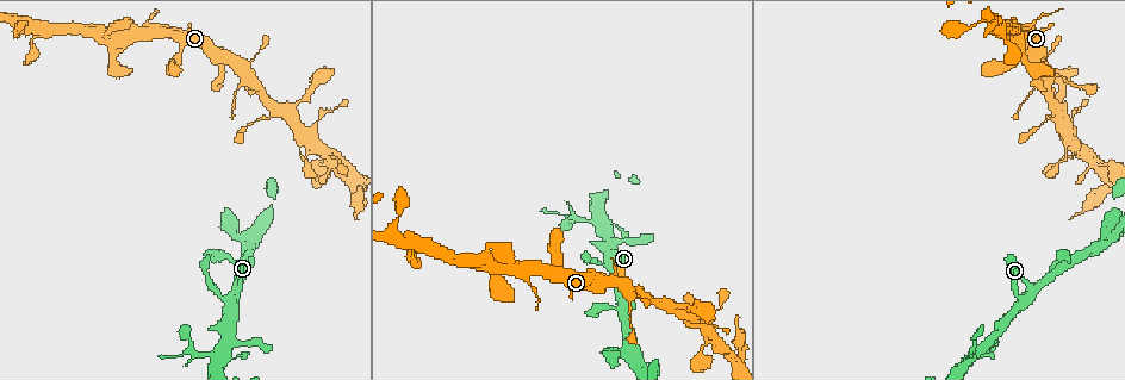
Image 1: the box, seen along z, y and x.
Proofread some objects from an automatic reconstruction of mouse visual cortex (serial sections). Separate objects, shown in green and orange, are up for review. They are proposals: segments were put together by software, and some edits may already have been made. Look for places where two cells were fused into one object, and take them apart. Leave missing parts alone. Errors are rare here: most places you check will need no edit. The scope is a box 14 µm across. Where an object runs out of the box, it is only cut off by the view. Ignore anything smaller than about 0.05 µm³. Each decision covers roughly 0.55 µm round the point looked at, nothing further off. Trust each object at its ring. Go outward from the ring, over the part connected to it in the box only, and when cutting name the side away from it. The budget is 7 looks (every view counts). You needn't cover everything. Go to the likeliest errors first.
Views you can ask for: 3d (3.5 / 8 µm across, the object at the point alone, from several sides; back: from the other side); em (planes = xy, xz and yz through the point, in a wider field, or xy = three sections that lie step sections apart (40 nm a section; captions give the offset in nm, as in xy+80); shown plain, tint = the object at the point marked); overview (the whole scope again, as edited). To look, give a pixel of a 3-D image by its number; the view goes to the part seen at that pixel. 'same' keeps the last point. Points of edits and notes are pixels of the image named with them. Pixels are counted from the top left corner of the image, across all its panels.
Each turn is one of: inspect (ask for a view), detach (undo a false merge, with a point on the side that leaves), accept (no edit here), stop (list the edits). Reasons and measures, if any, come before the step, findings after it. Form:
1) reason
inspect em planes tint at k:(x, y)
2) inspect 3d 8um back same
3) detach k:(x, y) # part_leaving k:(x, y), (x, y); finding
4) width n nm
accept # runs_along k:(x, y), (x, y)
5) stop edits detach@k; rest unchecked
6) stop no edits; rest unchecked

three arms meet
inspect 3d 3.5um at 1:(603, 266)

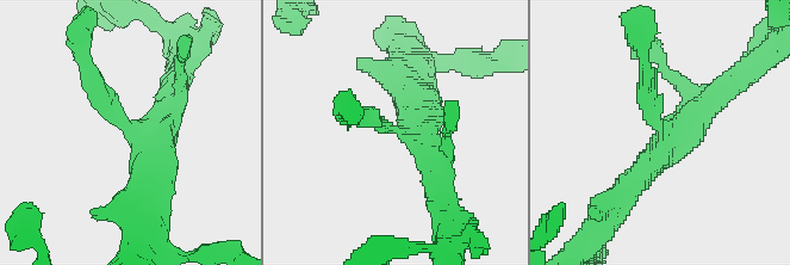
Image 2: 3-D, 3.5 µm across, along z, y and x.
shape alone is not enough
inspect em xy step 2 tint at 2:(127, 125)

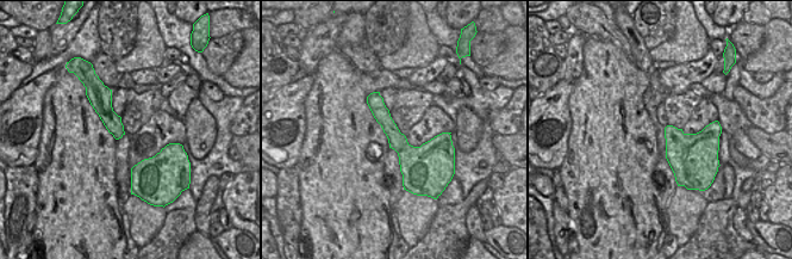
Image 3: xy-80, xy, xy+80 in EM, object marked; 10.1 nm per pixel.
cut it another way
inspect em xy step 5 tint same

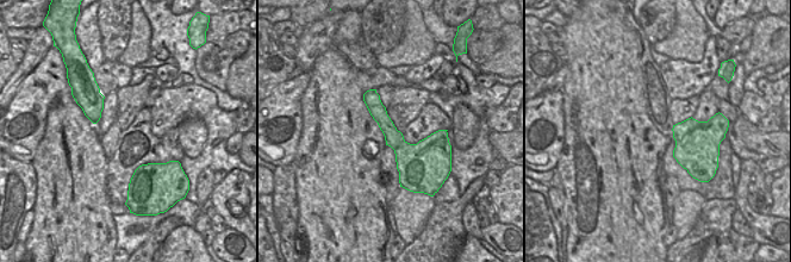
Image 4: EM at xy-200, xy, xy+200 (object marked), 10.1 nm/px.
arm_widths 250, 400, 400 nm
accept # runs_along 2:(166, 115), (155, 148), (132, 134), (85, 60); continuous, no second cell

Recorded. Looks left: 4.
abrupt turn
inspect 3d 3.5um at 1:(573, 218)

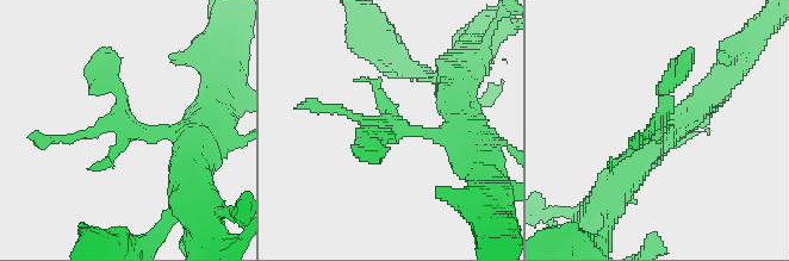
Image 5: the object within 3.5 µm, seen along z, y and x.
shape alone is not enough
inspect em planes tint at 5:(395, 128)

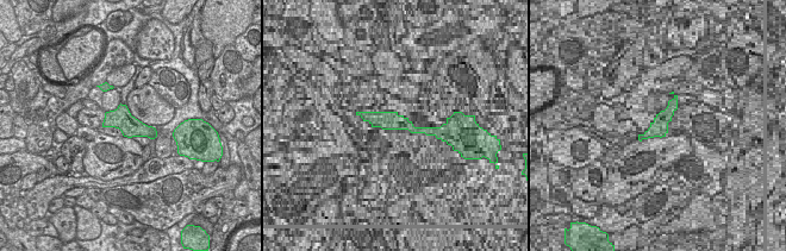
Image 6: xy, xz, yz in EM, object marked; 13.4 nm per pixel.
accept # runs_along 5:(200, 124), (128, 131), (105, 62); continuous, no second cell

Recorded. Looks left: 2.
arms part here
inspect 3d 3.5um at 1:(532, 269)

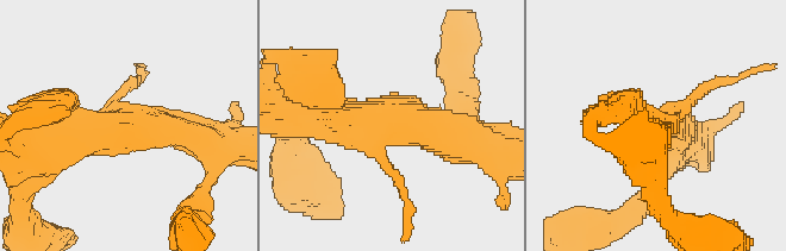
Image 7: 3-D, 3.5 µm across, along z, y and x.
need the tissue
inspect em xy step 3 tint at 7:(120, 124)

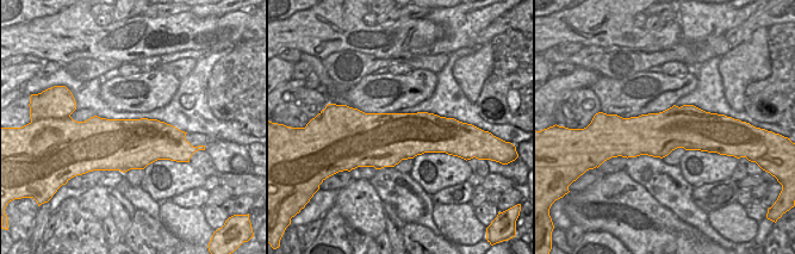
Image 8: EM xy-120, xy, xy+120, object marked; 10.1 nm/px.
width 550 nm
accept # runs_along 7:(461, 142), (406, 120), (307, 118); continuous, no second cell

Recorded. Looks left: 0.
stop no edits; rest unchecked

